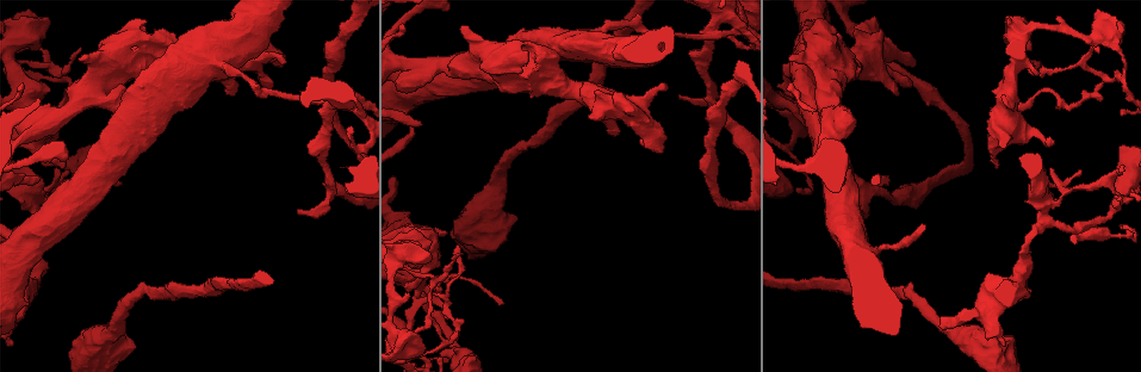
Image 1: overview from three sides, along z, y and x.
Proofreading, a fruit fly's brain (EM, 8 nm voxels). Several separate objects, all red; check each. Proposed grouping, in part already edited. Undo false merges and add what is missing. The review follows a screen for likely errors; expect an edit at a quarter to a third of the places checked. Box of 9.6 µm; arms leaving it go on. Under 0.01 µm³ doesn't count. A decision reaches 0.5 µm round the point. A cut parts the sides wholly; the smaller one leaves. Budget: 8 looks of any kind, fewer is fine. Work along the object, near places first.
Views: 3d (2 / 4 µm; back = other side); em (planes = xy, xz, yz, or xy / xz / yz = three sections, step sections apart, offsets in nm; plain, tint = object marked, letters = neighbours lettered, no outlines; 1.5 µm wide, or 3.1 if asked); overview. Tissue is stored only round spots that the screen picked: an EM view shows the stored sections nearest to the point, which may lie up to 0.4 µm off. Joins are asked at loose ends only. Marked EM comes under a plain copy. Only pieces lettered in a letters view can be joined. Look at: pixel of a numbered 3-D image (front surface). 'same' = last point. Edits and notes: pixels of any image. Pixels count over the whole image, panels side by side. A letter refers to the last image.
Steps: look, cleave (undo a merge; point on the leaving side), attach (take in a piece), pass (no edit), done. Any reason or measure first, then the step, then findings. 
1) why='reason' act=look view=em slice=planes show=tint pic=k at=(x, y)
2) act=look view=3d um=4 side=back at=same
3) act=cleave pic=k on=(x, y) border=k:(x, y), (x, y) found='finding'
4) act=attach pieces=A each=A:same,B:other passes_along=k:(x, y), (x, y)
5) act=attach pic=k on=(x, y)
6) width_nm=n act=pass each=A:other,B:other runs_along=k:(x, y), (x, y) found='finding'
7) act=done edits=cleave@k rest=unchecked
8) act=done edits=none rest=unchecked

why='free end' act=look view=3d um=4 side=back pic=1 at=(453, 237)

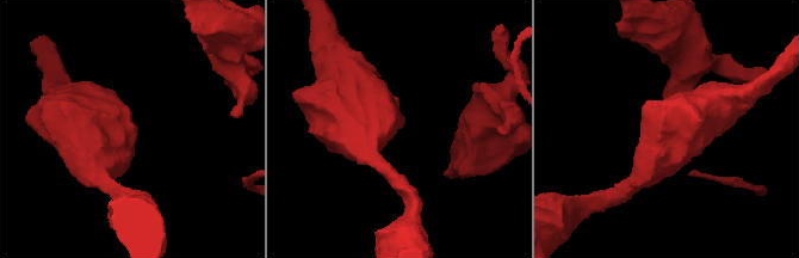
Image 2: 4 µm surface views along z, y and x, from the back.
act=look view=em slice=planes show=letters pic=2 at=(400, 127)

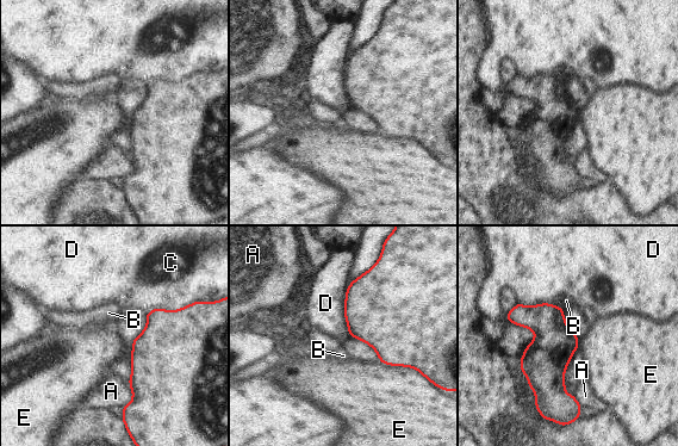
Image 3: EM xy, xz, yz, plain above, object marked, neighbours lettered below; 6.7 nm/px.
act=pass each=A:other,B:other,C:other,D:other,E:other border=3:(379, 360), (417, 371) found='none of them fits'

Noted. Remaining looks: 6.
why='calibre changes' act=look view=em slice=planes show=letters pic=1 at=(1109, 233)

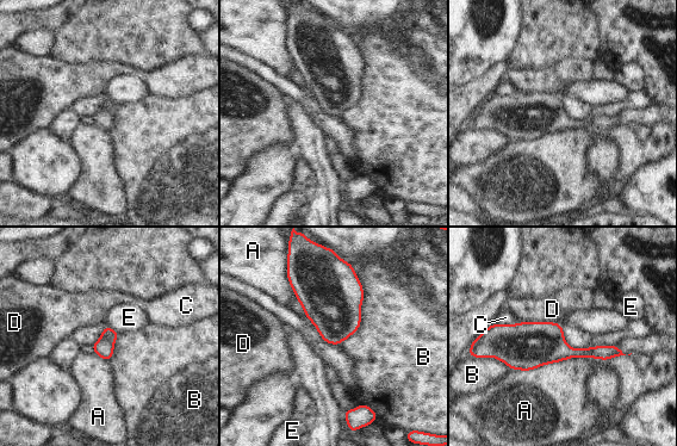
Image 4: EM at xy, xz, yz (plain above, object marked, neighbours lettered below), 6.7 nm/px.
act=pass each=A:other,B:other,C:other,D:other,E:other border=4:(352, 265), (360, 326), (340, 344) found='one neuron here'

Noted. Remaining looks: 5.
why='an open end' act=look view=em slice=yz step=8 show=letters pic=1 at=(666, 84)

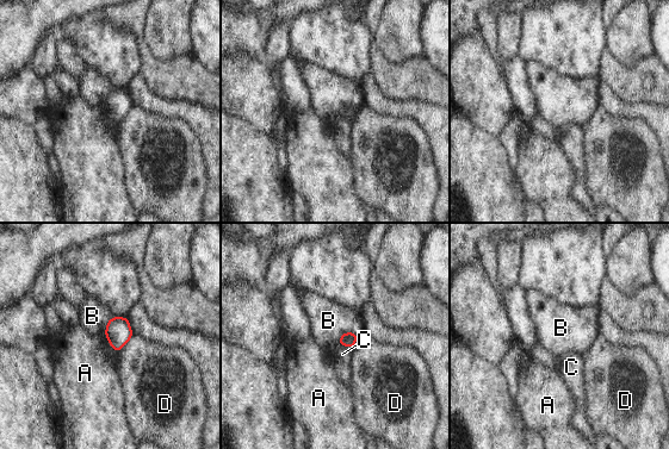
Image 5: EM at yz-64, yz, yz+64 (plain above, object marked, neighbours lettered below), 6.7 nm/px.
act=pass each=A:other,B:other,C:other,D:other border=5:(359, 336), (344, 332), (338, 344) found='no lettered piece goes on from it'

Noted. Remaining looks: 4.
act=done edits=none rest=unchecked

